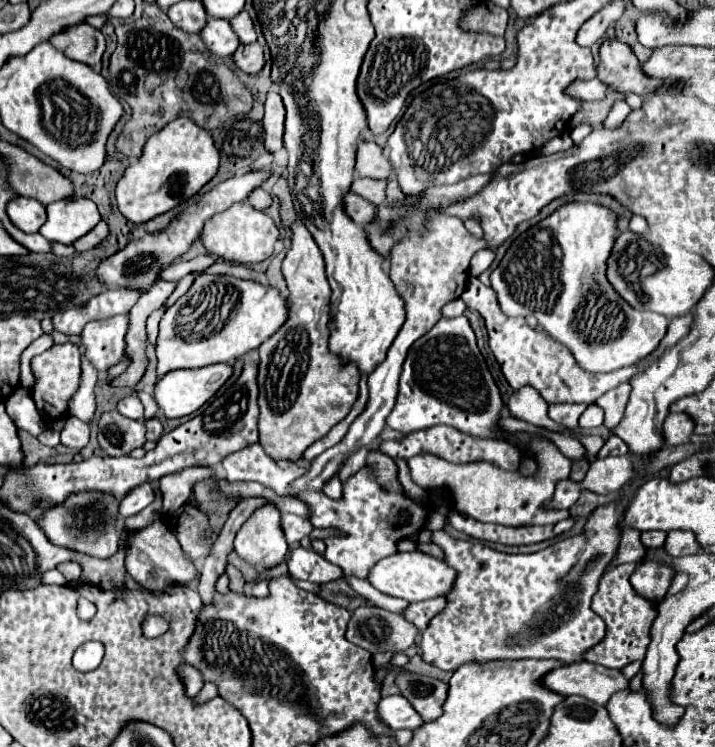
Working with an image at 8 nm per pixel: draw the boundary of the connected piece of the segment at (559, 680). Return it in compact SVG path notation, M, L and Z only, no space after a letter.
M574 661L546 673L542 677L542 685L560 695L582 695L606 707L614 691L628 687L628 679L624 679L618 669L608 669L588 661Z

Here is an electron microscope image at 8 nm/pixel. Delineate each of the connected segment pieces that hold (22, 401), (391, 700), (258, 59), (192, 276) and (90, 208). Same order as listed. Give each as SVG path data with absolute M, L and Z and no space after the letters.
M18 387L4 403L6 403L6 411L12 415L18 429L28 431L34 437L38 437L44 431L44 421L40 419L38 411L34 407L30 391Z
M392 695L392 697L382 697L378 703L378 713L386 725L390 725L394 731L396 729L410 729L414 731L418 725L424 721L416 715L414 707L404 699L402 695Z
M252 43L252 45L240 45L236 49L236 53L232 55L234 59L234 65L244 71L244 73L258 73L262 67L264 67L264 53L262 53L262 47L258 43Z
M190 273L178 281L176 289L164 304L165 308L172 306L182 295L184 295L197 277L198 275L196 273Z
M76 195L46 205L46 213L48 219L40 227L40 235L64 245L86 235L100 221L94 201Z

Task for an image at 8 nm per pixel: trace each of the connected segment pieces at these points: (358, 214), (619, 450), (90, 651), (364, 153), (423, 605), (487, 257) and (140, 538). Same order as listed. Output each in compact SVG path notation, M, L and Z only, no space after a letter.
M346 193L344 195L344 213L358 225L366 225L370 221L370 217L374 217L374 205L366 203L366 199L354 195L354 193Z
M610 435L610 439L604 443L604 447L600 449L598 457L608 457L608 455L626 455L628 453L628 445L622 443L622 439L618 439L616 435Z
M84 643L76 653L74 653L74 667L82 673L92 671L98 667L98 663L102 661L104 655L104 647L100 643Z
M358 141L356 151L356 173L360 177L372 177L372 179L386 179L392 171L390 161L384 157L382 149L376 143L370 141Z
M434 597L434 599L426 599L426 601L418 601L418 603L410 603L402 615L418 627L418 631L424 631L430 625L430 619L436 617L442 609L446 607L446 597Z
M480 249L480 251L472 257L472 263L470 263L472 275L480 275L484 269L490 267L492 261L494 261L494 251L492 251L492 249Z
M158 519L144 529L128 533L124 563L126 563L126 571L132 575L132 579L136 583L154 583L154 587L158 587L158 585L162 587L162 583L166 583L166 579L174 579L174 583L192 583L200 575L198 569L194 567L194 563L182 551L170 525L164 519Z

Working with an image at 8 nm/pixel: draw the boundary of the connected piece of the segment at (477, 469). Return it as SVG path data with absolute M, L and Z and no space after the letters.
M546 440L533 441L529 448L533 449L529 451L535 454L534 460L540 465L540 471L534 477L522 477L518 471L504 471L488 463L454 465L434 455L418 455L408 459L408 469L416 485L420 485L422 489L444 487L454 499L454 509L478 521L514 527L558 523L560 519L566 519L570 513L566 509L544 509L544 503L554 497L556 479L570 477L572 461L555 448L552 442Z

